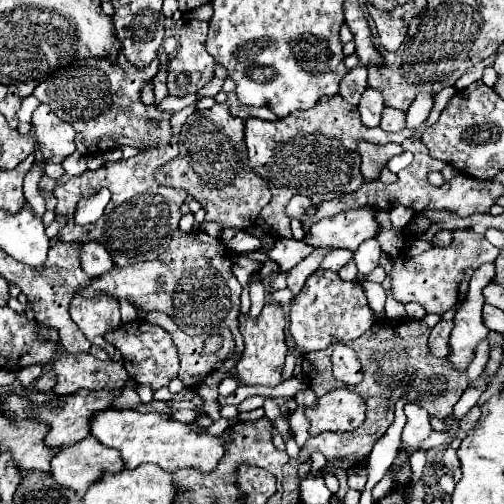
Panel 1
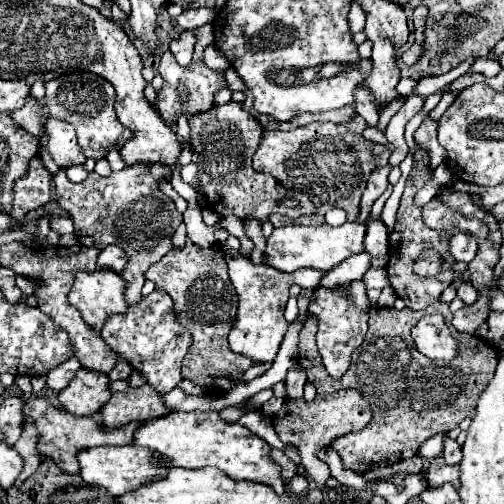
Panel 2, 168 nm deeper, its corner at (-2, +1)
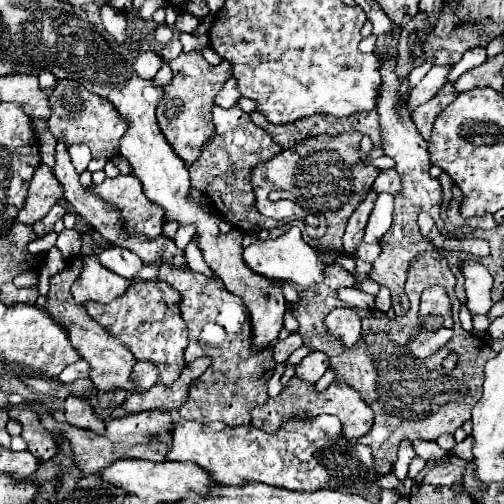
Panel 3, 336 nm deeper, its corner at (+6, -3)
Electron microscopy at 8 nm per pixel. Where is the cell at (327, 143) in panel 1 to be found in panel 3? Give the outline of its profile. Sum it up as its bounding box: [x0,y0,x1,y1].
[252,132,378,252]

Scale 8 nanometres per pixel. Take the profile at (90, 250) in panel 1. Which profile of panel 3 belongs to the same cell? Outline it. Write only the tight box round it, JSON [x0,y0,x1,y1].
[98,246,144,280]

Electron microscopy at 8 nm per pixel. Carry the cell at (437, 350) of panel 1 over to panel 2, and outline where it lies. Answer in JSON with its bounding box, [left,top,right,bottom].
[452,296,492,334]

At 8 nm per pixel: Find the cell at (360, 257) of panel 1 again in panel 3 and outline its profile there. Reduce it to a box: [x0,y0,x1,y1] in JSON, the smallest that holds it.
[364,192,394,244]

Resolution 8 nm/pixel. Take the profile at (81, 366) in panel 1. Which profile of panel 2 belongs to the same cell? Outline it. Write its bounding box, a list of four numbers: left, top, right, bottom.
[58,368,110,416]

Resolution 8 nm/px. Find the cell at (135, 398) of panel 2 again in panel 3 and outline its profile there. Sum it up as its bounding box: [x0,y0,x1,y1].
[120,356,212,414]

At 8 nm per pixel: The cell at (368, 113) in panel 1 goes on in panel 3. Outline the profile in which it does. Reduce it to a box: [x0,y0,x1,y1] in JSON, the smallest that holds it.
[406,60,434,88]

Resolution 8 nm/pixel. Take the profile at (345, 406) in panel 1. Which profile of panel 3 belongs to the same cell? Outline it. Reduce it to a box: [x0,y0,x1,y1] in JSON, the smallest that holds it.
[252,378,374,440]

